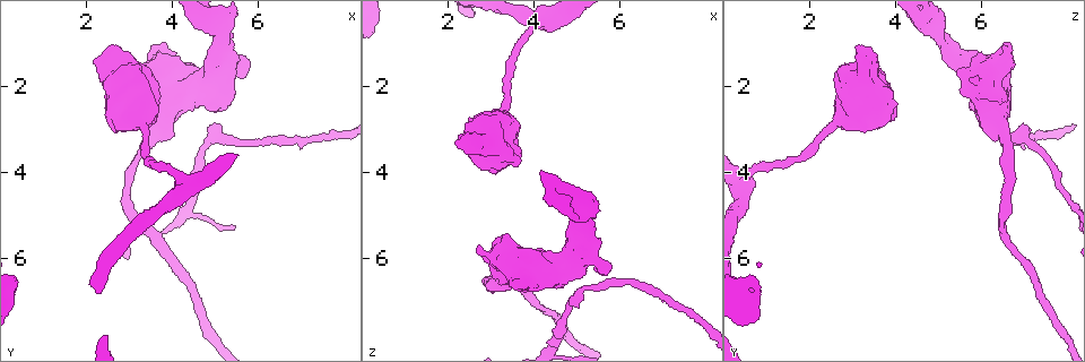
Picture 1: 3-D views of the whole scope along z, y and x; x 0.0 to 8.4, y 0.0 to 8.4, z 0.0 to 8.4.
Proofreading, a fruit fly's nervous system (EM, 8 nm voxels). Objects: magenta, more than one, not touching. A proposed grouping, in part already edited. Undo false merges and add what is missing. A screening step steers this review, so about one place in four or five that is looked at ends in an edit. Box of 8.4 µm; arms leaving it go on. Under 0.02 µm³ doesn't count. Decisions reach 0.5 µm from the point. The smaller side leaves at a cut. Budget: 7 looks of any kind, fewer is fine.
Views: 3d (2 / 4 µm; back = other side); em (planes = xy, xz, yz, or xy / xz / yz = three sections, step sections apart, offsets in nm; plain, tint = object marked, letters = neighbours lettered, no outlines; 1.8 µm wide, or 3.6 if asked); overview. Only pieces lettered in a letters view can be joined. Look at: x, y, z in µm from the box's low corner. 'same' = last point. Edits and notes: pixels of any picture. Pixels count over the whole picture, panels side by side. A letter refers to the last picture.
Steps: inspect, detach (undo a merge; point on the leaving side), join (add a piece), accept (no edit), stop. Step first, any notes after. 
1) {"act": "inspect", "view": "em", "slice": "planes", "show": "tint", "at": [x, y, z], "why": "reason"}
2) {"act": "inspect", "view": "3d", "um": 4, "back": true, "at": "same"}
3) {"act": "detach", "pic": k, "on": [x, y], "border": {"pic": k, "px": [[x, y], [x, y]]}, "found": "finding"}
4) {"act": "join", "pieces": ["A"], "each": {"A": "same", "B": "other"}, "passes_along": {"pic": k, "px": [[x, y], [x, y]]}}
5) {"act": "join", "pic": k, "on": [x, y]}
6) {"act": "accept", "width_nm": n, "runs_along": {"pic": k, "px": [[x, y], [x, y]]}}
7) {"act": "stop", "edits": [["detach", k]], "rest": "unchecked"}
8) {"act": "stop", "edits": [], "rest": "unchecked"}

{"act": "inspect", "view": "em", "um": 3.6, "slice": "yz", "step": 16, "show": "tint", "at": [3.30, 2.85, 2.50], "why": "thick turns thin"}

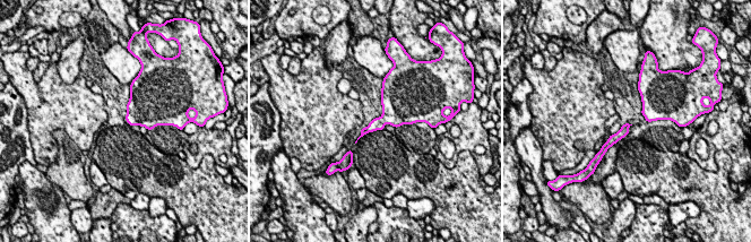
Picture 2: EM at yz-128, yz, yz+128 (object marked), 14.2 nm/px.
{"act": "inspect", "view": "em", "um": 3.6, "slice": "planes", "show": "letters", "at": "same", "why": "another direction"}

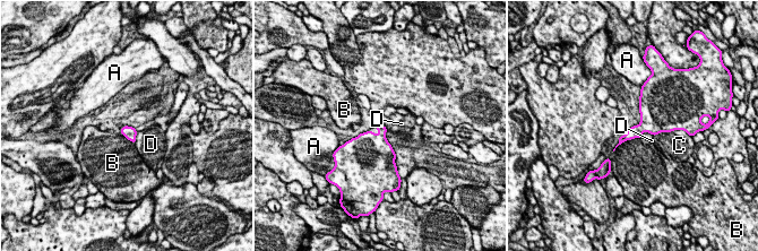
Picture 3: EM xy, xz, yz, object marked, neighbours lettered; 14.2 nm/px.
{"act": "accept", "width_nm": 180, "each": {"A": "other", "B": "other", "C": "other", "D": "other"}, "border": {"pic": 3, "px": [[643, 137], [627, 139], [613, 152]]}, "found": "continuous, no second neuron"}

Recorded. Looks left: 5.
{"act": "inspect", "view": "em", "slice": "planes", "show": "letters", "at": [3.75, 1.10, 6.65], "why": "branch stops here"}

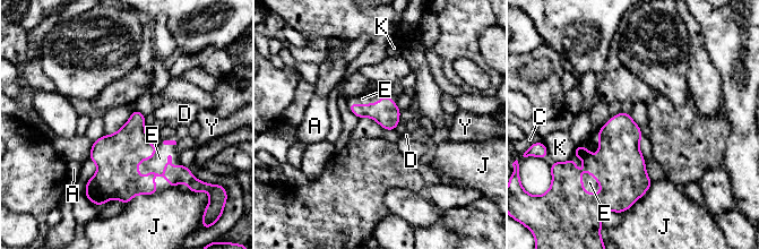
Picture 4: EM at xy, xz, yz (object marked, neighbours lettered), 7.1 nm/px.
{"act": "join", "pieces": ["E"], "longest_contact_nm": ["E", 320], "each": {"A": "other", "C": "other", "D": "other", "E": "same", "J": "other", "K": "other", "Y": "other"}, "found": "it goes on there"}

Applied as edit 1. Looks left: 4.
{"act": "inspect", "view": "overview"}

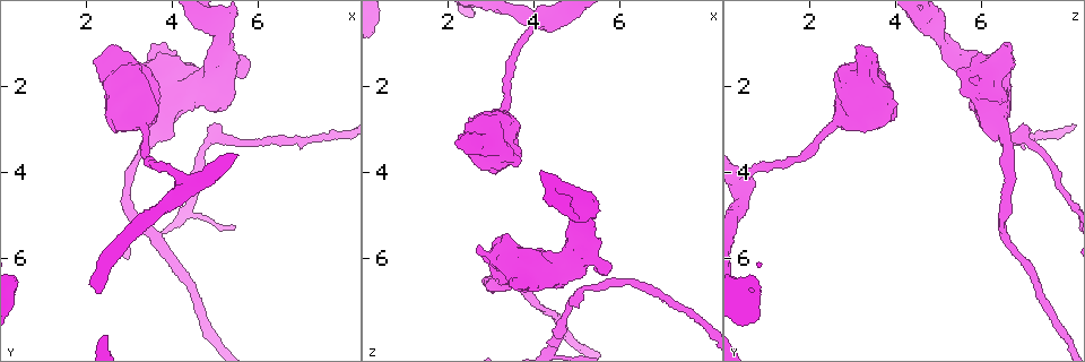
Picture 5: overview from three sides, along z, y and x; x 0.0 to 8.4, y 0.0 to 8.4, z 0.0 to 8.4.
{"act": "inspect", "view": "3d", "um": 2, "at": [4.95, 3.05, 6.95], "why": "a narrow waist"}

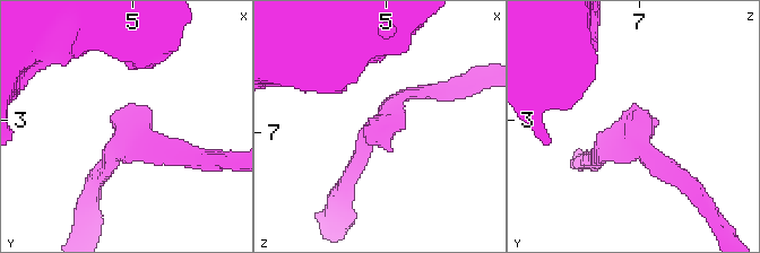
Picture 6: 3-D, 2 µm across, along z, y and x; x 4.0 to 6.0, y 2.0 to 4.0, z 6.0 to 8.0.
{"act": "inspect", "view": "em", "slice": "planes", "show": "tint", "at": [5.02, 3.06, 6.92]}

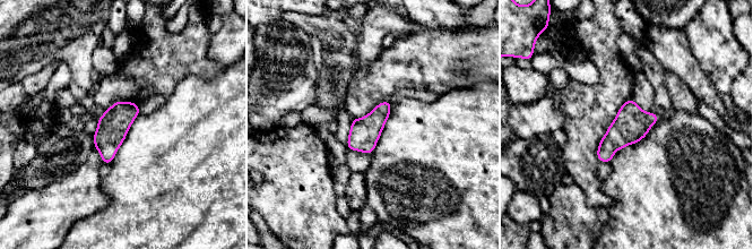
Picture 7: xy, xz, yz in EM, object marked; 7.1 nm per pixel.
{"act": "inspect", "view": "em", "slice": "planes", "show": "letters", "at": "same"}

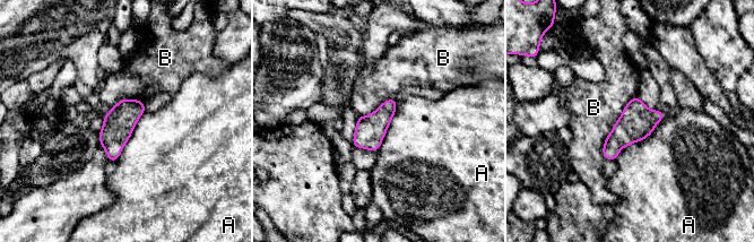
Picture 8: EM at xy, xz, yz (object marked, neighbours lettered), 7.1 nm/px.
{"act": "accept", "each": {"A": "other", "B": "other"}, "found": "continuous, no second neuron"}

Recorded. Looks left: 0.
{"act": "stop", "edits": [["join", 4]], "rest": "unchecked"}

